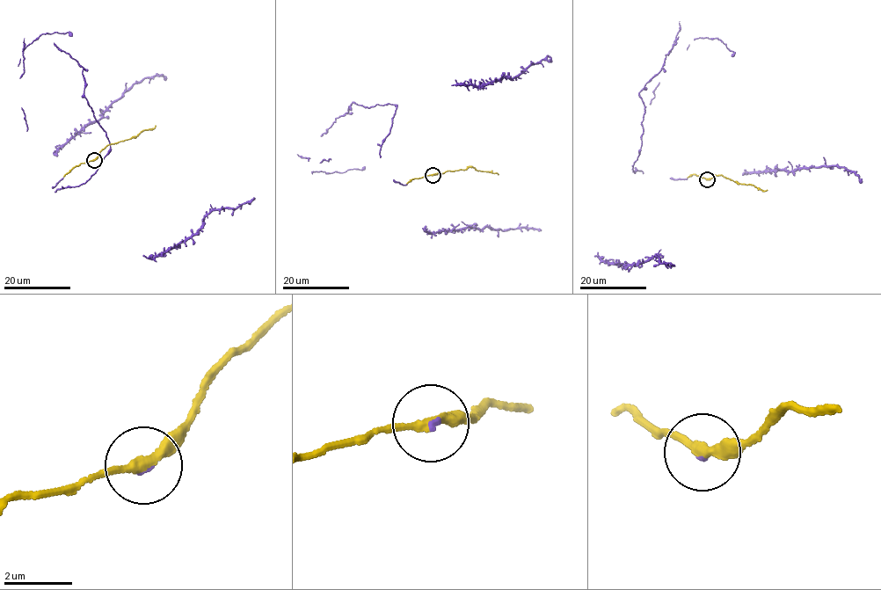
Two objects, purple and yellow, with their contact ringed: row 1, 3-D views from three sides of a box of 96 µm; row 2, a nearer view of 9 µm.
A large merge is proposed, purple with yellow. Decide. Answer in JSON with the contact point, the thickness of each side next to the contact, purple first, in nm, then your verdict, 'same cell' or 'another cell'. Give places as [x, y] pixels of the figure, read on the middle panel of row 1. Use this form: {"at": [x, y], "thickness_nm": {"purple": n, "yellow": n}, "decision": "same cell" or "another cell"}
{"at": [433, 175], "thickness_nm": {"purple": 70, "yellow": 240}, "decision": "same cell"}

